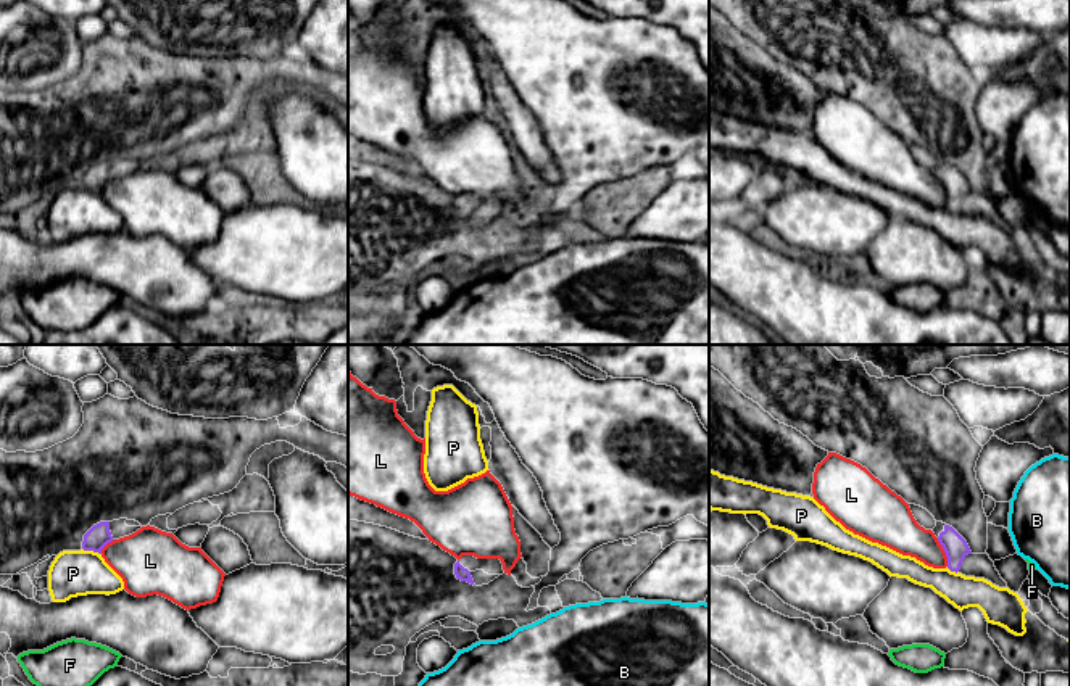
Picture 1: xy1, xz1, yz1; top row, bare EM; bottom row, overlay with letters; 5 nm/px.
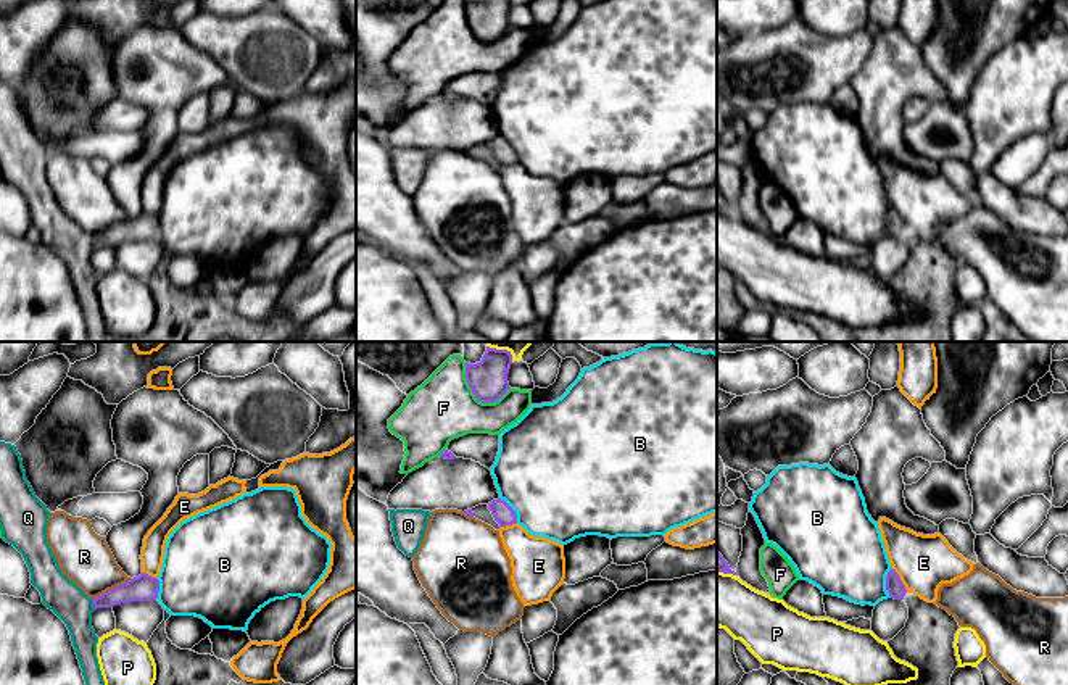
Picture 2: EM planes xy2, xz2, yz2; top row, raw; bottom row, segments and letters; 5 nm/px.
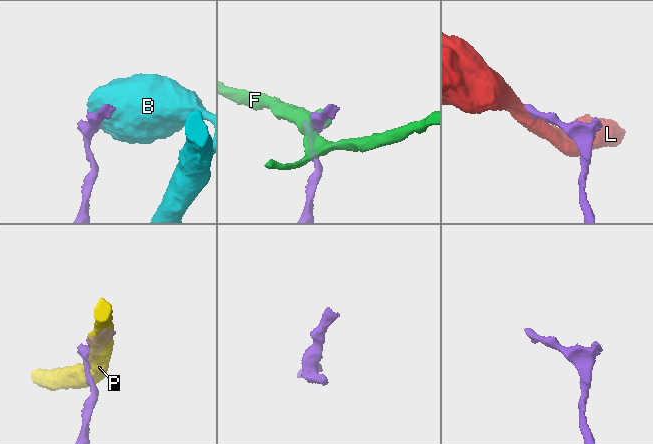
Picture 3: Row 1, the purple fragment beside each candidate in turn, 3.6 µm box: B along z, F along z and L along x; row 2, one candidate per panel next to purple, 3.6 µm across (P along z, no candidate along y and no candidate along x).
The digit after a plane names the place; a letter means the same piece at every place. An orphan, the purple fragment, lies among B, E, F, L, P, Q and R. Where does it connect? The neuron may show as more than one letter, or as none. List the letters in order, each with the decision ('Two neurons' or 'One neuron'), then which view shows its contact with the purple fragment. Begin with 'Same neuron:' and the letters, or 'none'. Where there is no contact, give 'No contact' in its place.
Same neuron: none
B: Two neurons. Touches purple in yz2
E: Two neurons. Touches purple in yz2
F: Two neurons. Touches purple in xz2
L: Two neurons. Touches purple in yz1
P: Two neurons. Touches purple in xy1
Q: Two neurons. Touches purple in xy2
R: Two neurons. Touches purple in xy2

